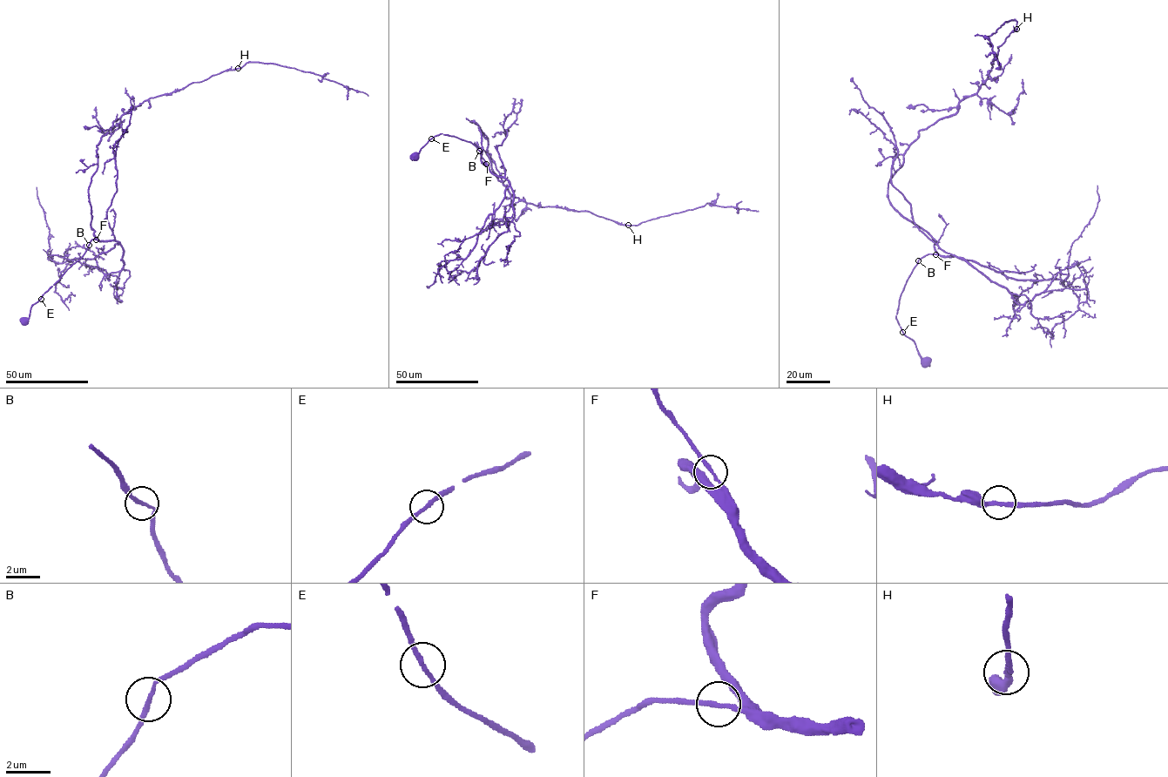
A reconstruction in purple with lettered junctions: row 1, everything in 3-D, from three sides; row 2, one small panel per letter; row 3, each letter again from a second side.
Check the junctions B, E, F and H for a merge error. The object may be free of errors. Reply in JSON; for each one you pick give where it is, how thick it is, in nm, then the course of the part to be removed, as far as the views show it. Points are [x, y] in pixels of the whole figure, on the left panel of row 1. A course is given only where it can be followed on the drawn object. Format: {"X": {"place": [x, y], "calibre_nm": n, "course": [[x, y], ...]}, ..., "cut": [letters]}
{"cut": []}

